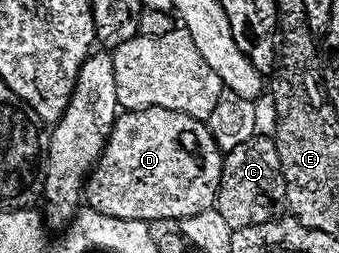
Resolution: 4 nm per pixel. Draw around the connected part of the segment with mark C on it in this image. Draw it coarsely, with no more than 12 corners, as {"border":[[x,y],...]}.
{"border":[[270,136],[225,154],[215,208],[233,231],[281,205]]}

